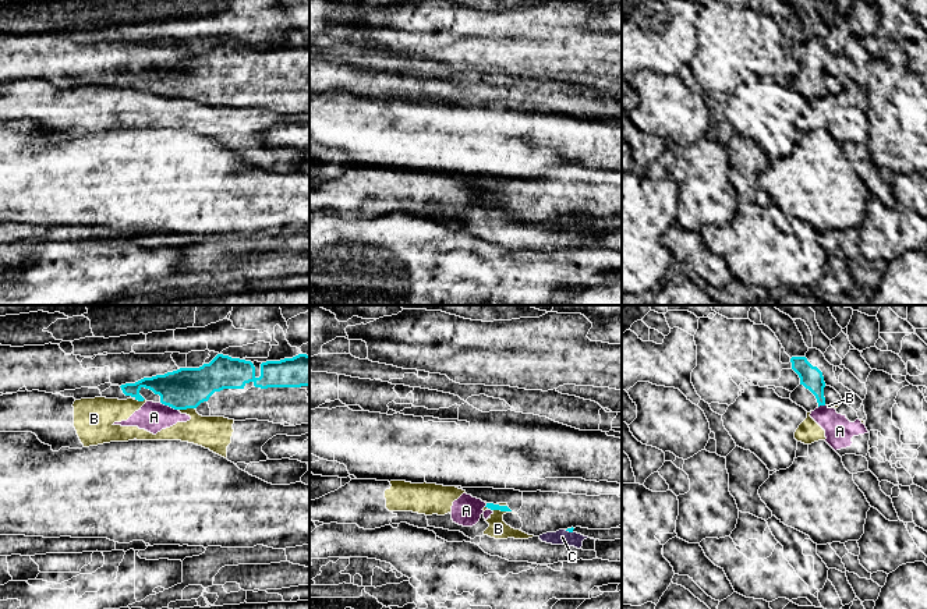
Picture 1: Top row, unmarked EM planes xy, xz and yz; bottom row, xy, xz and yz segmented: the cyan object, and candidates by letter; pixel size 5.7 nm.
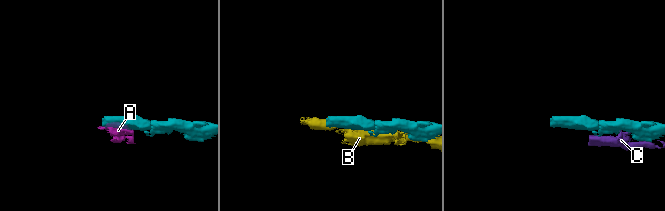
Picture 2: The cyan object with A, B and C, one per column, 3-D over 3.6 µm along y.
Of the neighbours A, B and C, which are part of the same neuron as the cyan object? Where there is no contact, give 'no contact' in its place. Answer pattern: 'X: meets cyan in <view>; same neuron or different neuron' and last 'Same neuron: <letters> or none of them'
A: meets cyan in xy; different neuron
B: meets cyan in xz; different neuron
C: meets cyan in xz; different neuron
Same neuron: none of them

